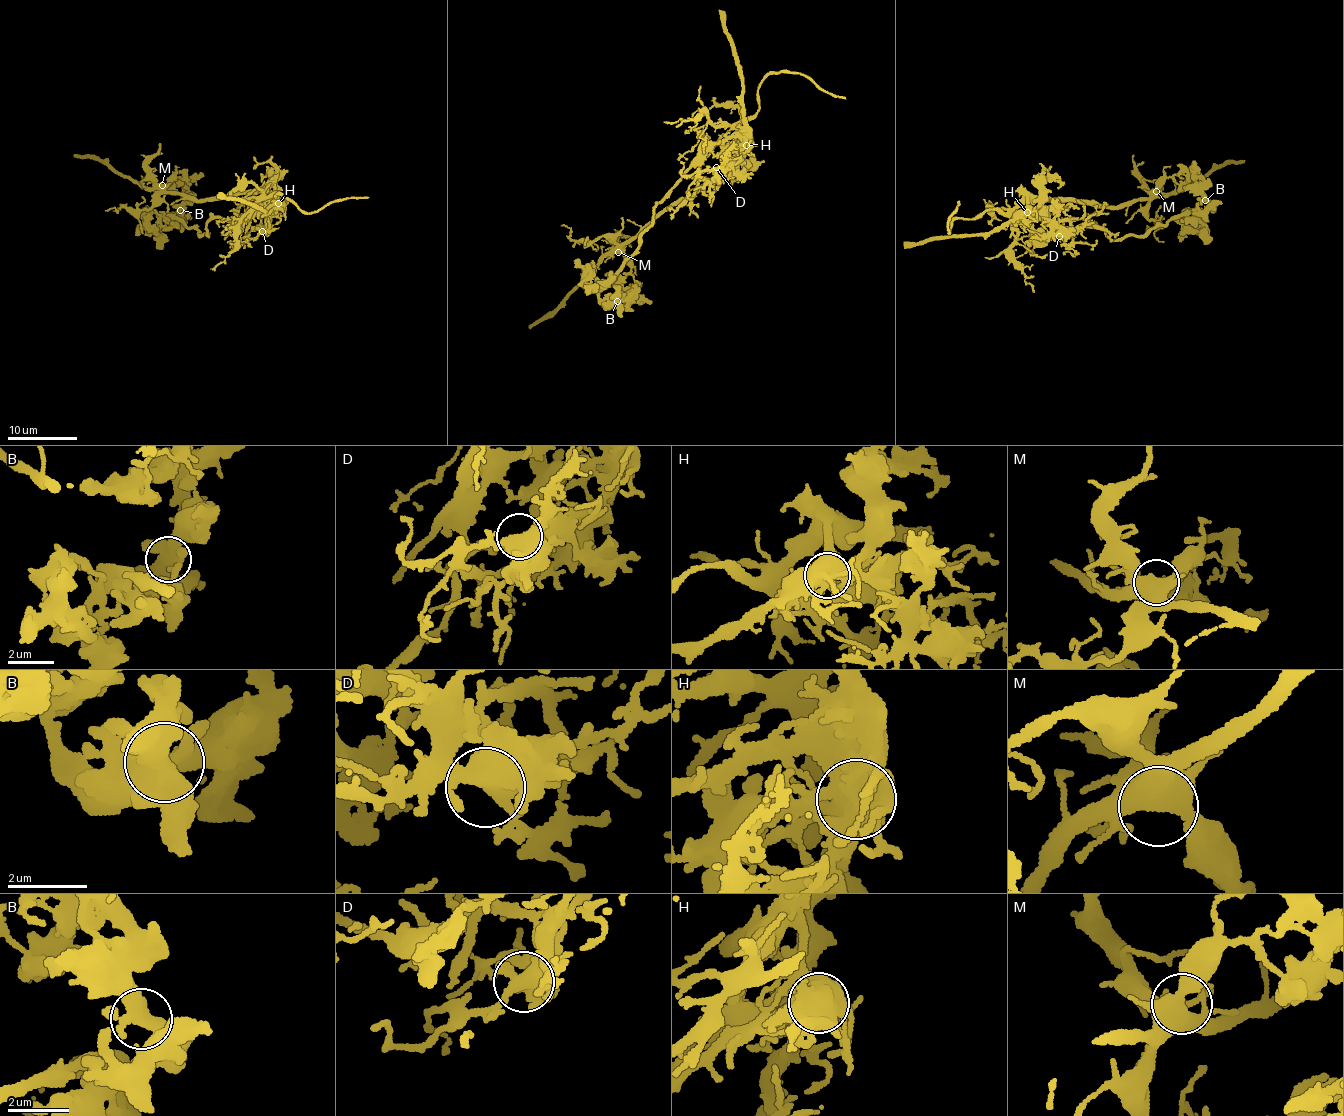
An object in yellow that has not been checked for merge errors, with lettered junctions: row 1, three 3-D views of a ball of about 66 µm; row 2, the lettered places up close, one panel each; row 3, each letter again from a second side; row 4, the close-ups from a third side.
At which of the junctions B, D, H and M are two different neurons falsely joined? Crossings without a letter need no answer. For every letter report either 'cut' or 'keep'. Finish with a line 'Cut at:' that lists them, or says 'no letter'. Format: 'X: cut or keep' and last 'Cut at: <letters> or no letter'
B: keep
D: keep
H: cut
M: keep
Cut at: H

